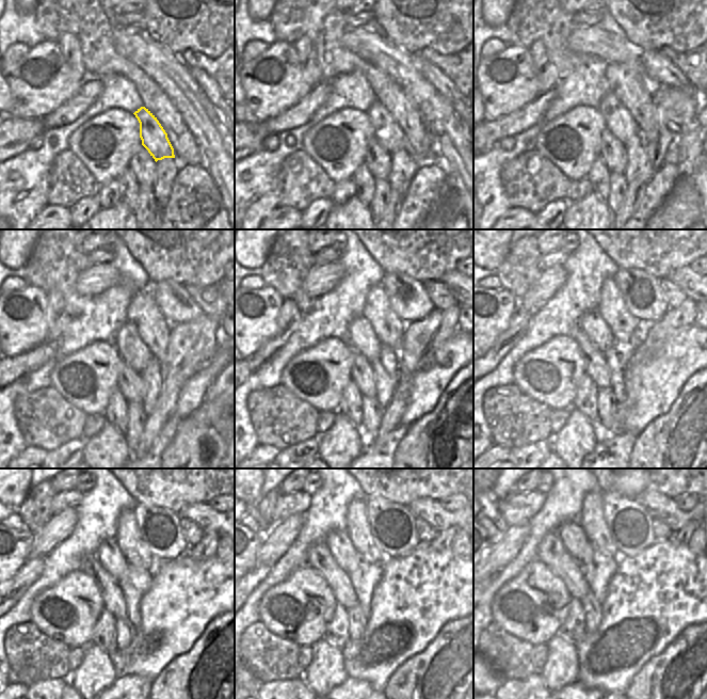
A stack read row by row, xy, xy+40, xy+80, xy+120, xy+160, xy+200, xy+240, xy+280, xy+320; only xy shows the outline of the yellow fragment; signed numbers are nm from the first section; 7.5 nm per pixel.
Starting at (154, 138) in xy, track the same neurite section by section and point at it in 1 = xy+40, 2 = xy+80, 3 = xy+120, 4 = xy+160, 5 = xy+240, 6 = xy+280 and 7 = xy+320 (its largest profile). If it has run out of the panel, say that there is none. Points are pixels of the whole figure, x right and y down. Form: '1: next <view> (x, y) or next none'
1: next xy+40 (387, 131)
2: next xy+80 (617, 118)
3: next xy+120 (135, 353)
4: next xy+160 (362, 336)
5: next xy+240 (109, 554)
6: next xy+280 (340, 546)
7: next xy+320 (575, 539)

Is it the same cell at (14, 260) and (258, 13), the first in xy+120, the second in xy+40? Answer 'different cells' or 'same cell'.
same cell

